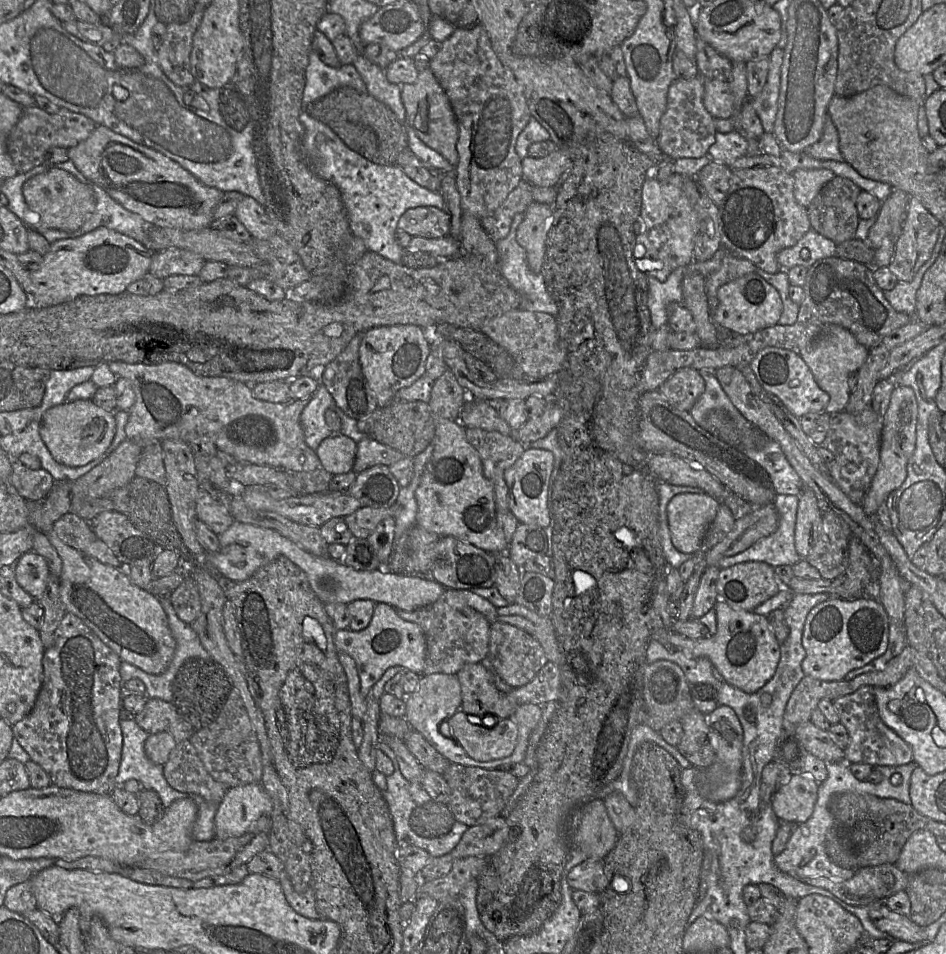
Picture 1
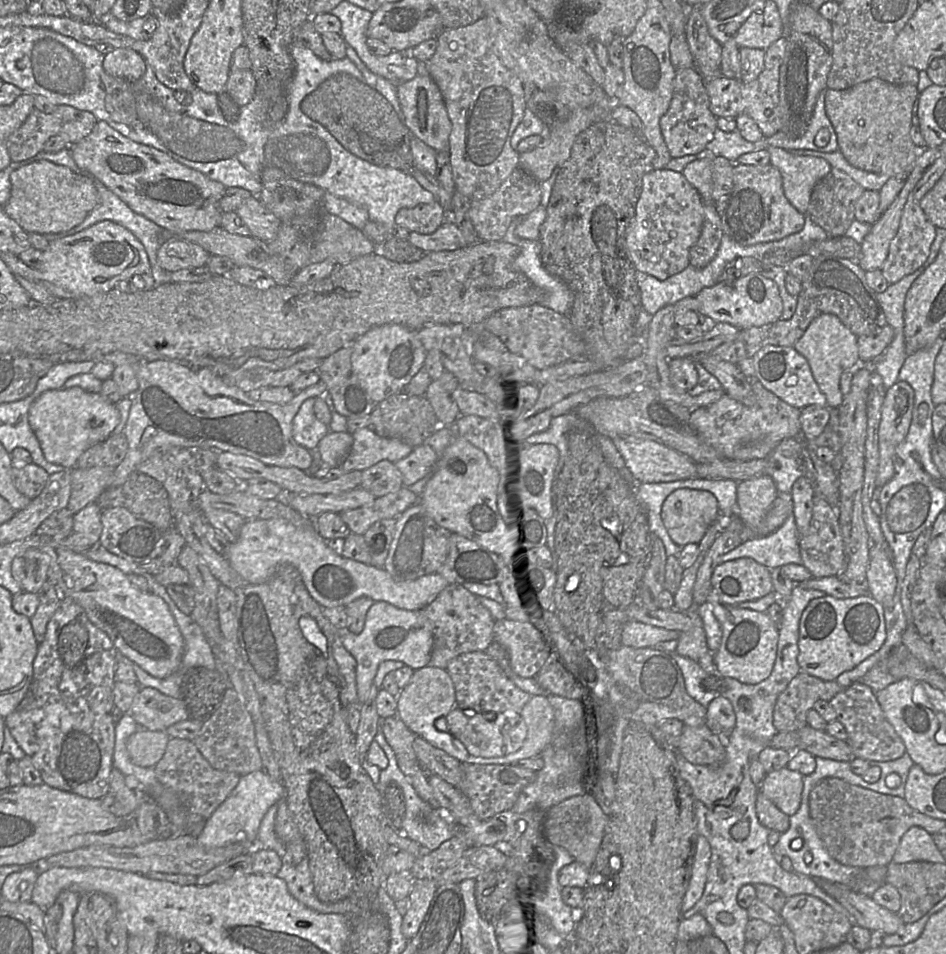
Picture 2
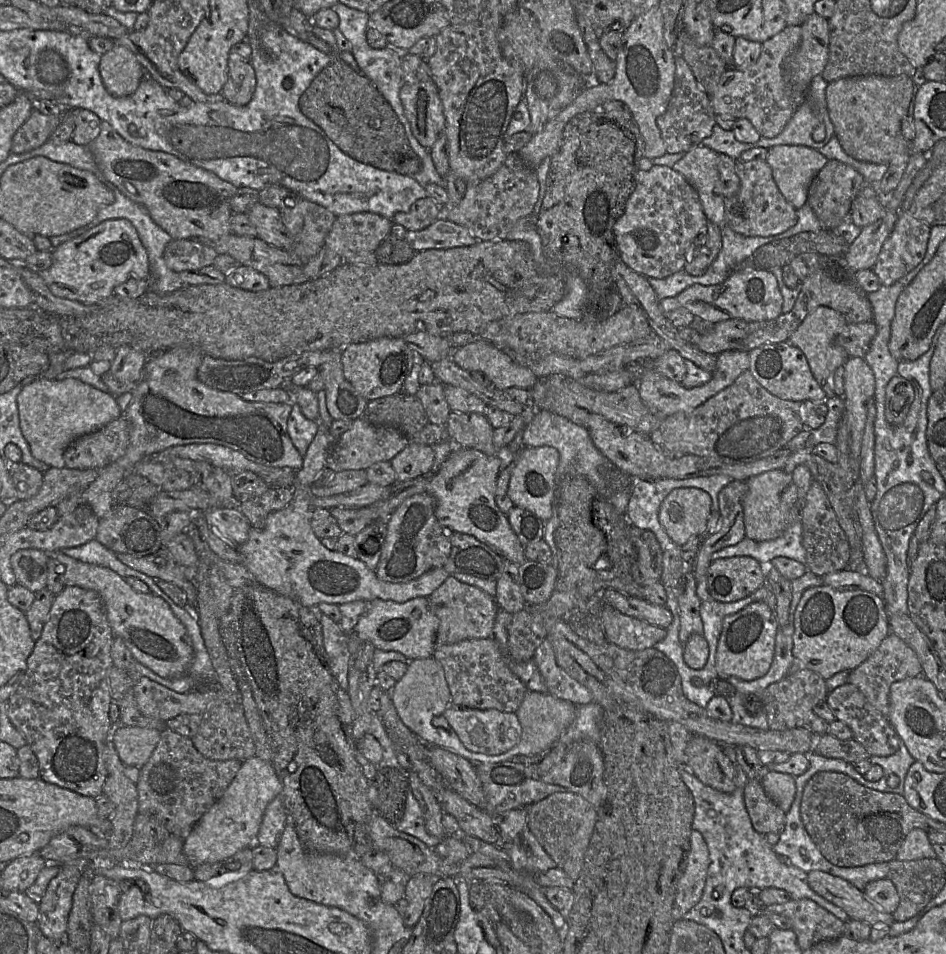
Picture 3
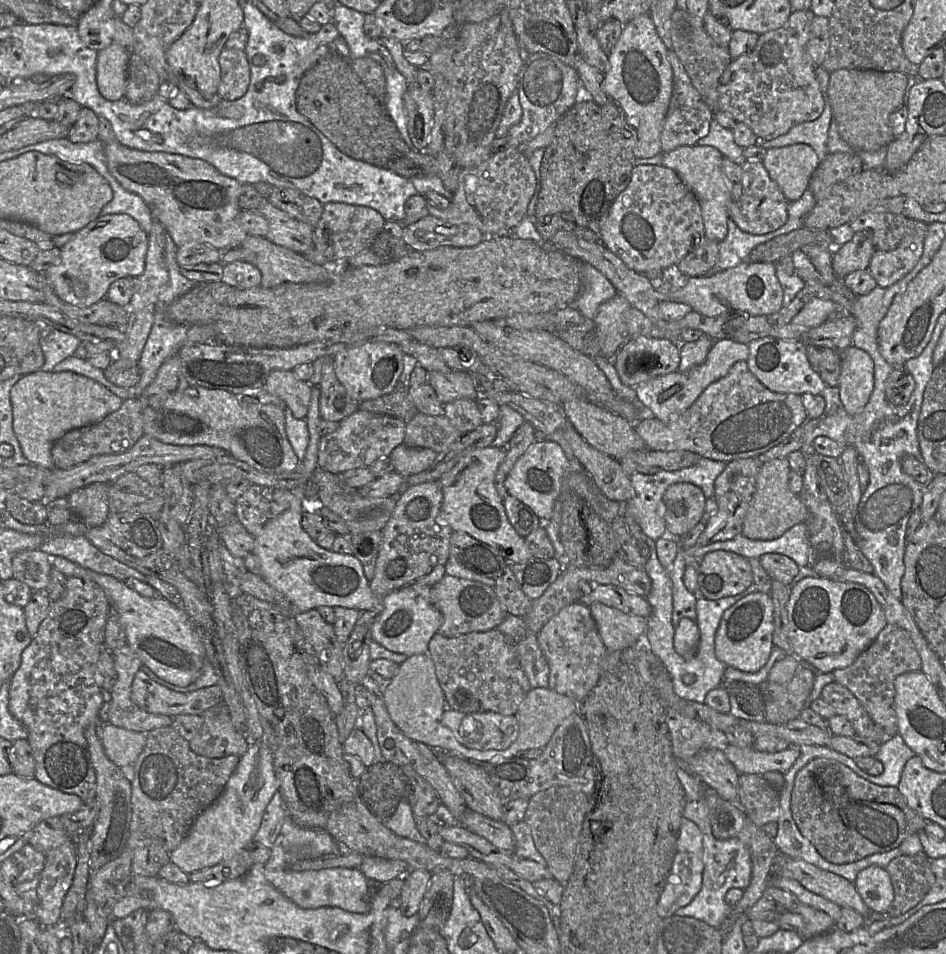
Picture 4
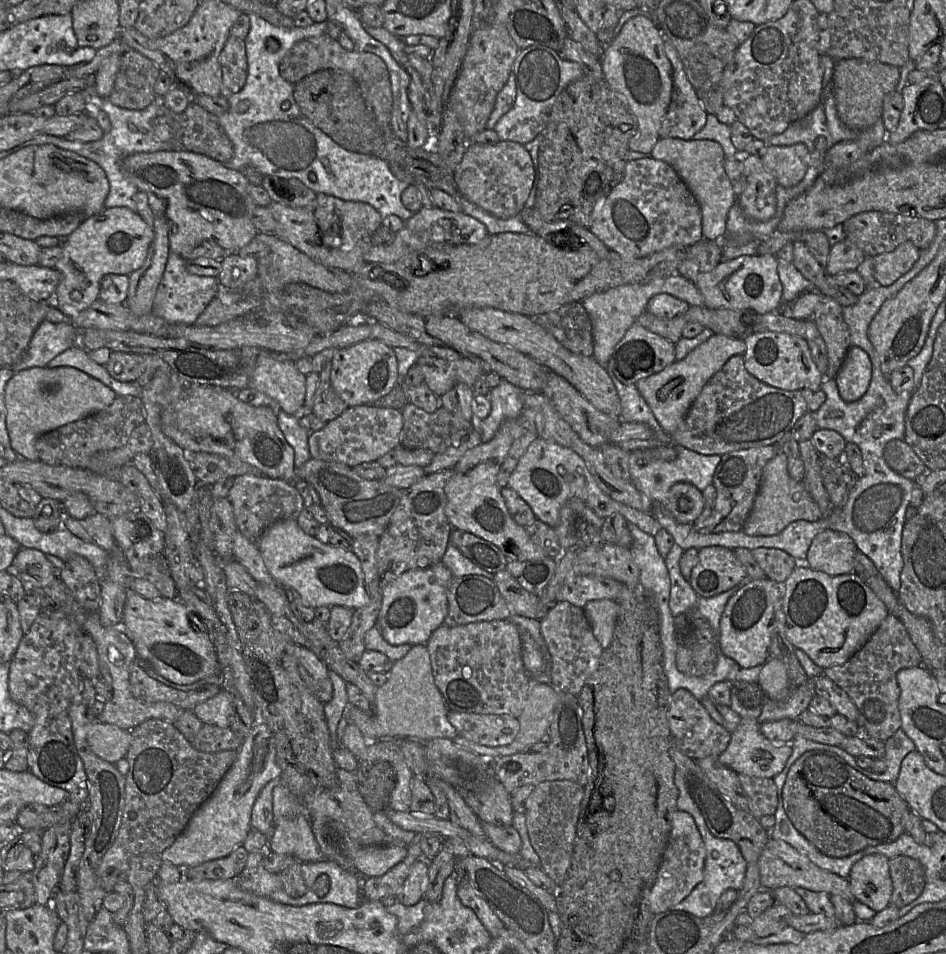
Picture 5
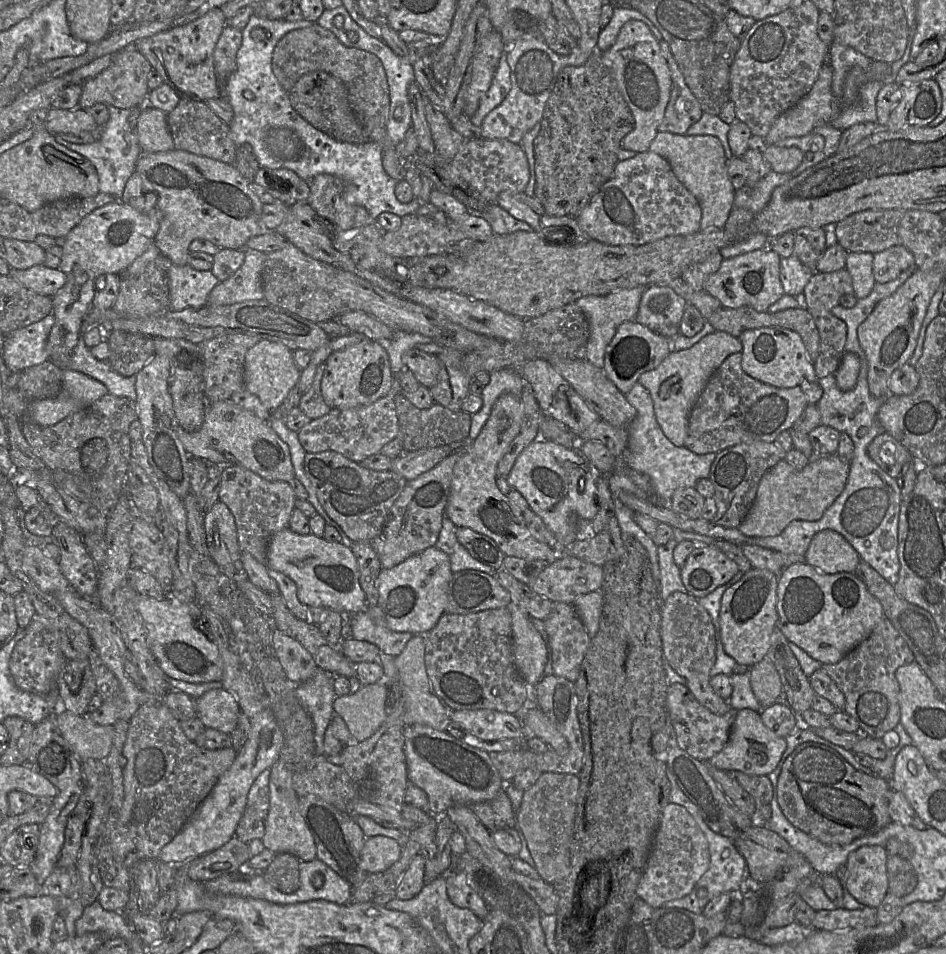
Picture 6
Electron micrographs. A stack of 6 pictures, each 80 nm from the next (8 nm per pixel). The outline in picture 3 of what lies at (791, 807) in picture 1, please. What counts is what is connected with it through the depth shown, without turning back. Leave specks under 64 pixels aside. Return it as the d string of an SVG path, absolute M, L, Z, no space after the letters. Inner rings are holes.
M768 771L761 780L766 794L785 813L789 812L796 797L795 778L790 774Z

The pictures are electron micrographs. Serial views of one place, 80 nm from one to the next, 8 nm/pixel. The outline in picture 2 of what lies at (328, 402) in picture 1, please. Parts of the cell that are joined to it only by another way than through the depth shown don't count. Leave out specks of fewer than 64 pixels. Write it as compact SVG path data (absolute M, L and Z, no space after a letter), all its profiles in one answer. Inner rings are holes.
M315 398L304 401L293 419L293 437L308 450L315 449L330 432L328 426L316 418L314 403Z

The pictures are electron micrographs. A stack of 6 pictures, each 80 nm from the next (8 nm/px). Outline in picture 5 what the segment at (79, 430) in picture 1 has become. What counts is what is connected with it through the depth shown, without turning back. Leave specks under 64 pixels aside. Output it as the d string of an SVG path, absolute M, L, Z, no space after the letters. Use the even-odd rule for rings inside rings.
M33 367L20 370L5 387L6 429L19 457L38 461L38 438L60 426L107 408L116 394L101 381L73 367Z

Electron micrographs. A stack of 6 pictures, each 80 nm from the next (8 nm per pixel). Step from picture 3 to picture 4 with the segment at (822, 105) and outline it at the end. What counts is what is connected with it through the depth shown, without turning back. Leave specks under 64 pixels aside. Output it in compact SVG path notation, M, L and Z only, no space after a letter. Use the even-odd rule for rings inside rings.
M822 65L818 66L816 67L816 78L824 100L822 114L813 121L794 125L787 133L772 140L759 140L757 138L758 145L768 150L803 143L809 145L815 151L820 162L827 156L828 132L832 121L832 108L828 97L830 73Z

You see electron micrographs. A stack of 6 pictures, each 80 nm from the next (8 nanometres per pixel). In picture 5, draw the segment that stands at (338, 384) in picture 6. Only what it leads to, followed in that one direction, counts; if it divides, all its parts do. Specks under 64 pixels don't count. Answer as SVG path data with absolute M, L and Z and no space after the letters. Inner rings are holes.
M369 339L338 349L330 363L331 385L348 407L372 404L388 394L398 383L398 363L394 350L379 340Z

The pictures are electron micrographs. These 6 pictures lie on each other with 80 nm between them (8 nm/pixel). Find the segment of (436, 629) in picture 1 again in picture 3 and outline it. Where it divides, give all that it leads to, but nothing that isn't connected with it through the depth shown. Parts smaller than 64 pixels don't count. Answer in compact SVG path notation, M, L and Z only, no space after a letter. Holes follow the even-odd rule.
M454 576L447 579L429 596L432 612L439 619L435 648L437 646L454 644L467 639L489 638L493 635L494 621L500 608L494 597L483 590L457 580Z

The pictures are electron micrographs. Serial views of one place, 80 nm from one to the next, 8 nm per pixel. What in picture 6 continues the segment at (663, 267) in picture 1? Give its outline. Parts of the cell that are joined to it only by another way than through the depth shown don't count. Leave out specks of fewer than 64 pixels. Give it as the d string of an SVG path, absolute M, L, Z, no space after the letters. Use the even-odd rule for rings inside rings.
M651 150L638 152L632 158L619 161L612 177L576 216L580 228L591 239L613 246L643 245L667 236L693 234L701 230L701 218L702 209L698 200L677 179L669 162Z

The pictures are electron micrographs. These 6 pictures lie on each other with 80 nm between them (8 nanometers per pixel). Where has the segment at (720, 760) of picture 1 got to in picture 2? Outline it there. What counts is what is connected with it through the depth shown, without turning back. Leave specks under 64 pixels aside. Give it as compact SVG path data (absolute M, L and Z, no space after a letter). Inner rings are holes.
M716 697L711 701L707 707L706 725L727 747L729 738L736 728L736 716L728 699Z

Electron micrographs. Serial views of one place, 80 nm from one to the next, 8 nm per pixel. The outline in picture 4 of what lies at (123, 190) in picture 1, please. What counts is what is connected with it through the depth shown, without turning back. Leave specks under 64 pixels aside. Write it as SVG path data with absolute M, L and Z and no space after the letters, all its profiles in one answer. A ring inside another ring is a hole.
M99 117L98 139L103 143L110 173L127 191L140 196L151 208L154 220L160 222L177 247L186 243L205 243L226 251L240 247L248 236L239 222L242 209L239 195L242 184L219 172L208 162L180 154L150 152L129 148L116 139L110 122Z

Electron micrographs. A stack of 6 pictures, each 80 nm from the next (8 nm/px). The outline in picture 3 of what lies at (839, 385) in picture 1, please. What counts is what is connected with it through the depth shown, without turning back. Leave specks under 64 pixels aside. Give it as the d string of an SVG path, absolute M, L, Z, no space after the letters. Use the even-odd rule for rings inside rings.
M820 306L806 316L788 340L790 344L803 352L814 378L825 391L826 397L836 395L832 384L833 373L837 368L844 366L849 358L847 352L836 344L837 335L846 325L844 317L839 312L826 306Z

